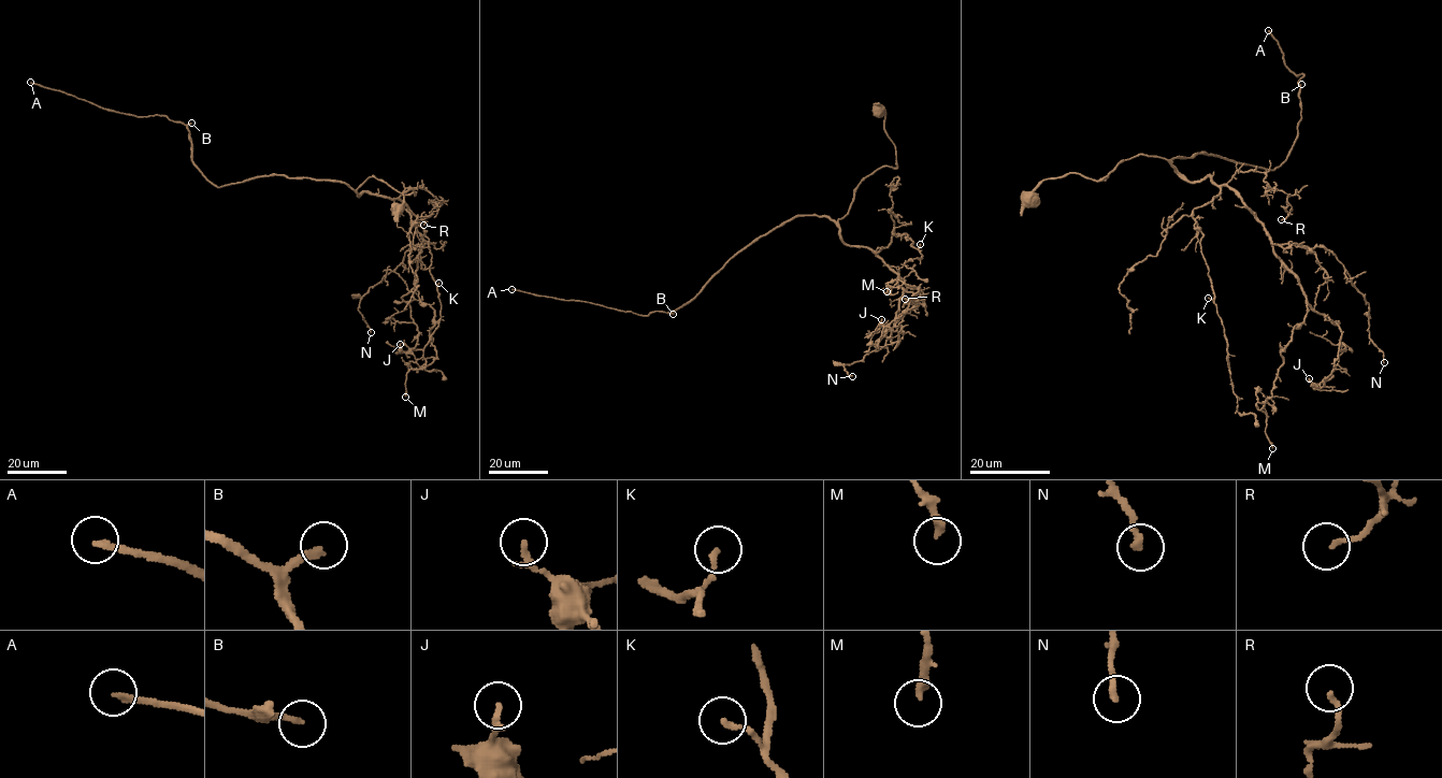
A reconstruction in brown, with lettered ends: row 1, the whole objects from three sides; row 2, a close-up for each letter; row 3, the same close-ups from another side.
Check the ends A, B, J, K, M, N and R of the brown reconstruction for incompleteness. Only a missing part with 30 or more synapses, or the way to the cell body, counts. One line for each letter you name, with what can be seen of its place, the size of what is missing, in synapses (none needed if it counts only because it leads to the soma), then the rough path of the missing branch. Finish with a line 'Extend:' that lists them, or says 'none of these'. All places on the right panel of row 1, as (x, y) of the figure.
A: Place: (1268, 30). Roughly 80 synapses. Course of what is missing: (1268, 30), (1311, 95), (1312, 53), (1248, 98), (1262, 23), (1282, 39), (1300, 9)
B: Place: (1301, 84). Roughly 140 synapses
Extend: A, B

